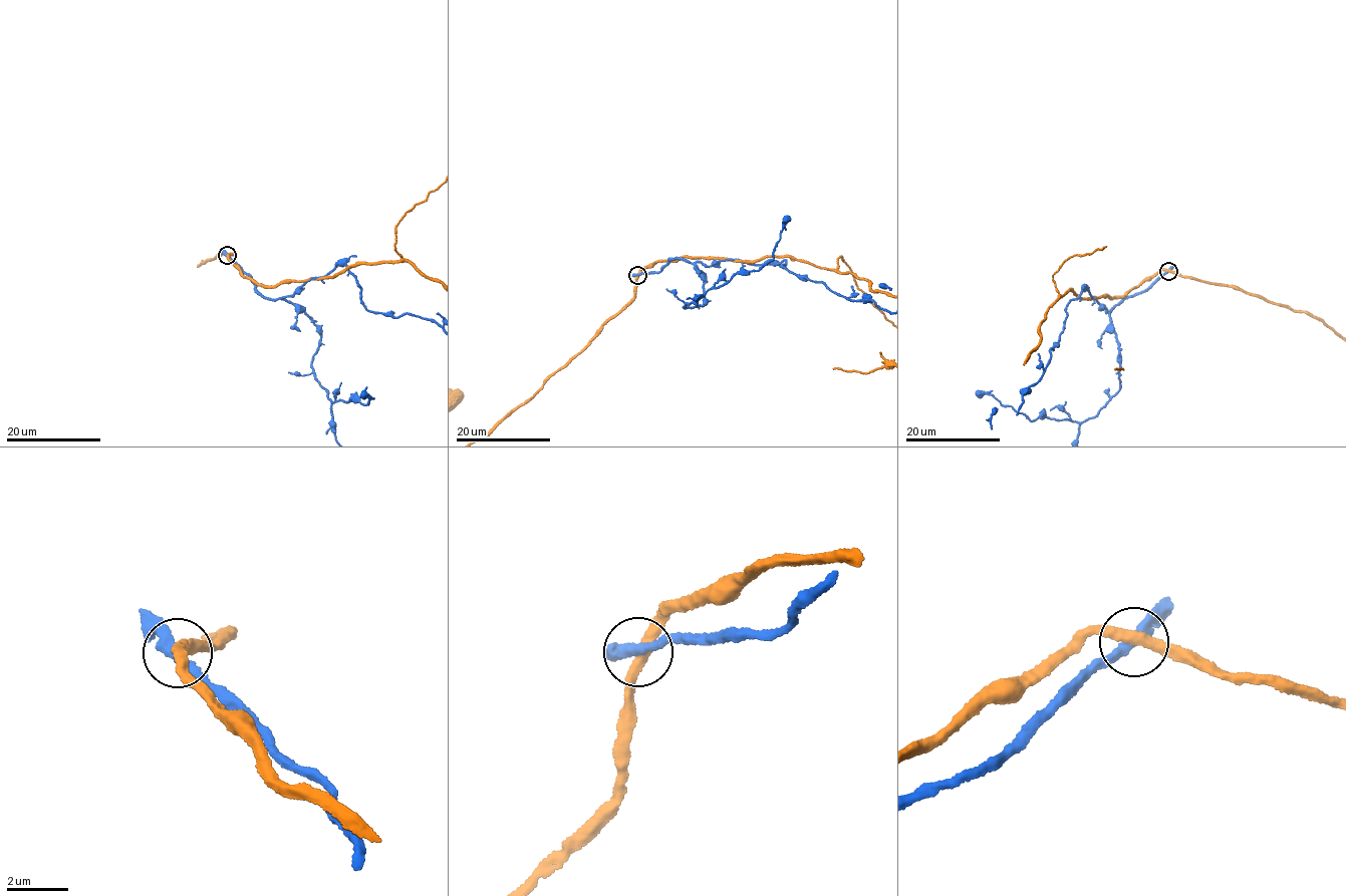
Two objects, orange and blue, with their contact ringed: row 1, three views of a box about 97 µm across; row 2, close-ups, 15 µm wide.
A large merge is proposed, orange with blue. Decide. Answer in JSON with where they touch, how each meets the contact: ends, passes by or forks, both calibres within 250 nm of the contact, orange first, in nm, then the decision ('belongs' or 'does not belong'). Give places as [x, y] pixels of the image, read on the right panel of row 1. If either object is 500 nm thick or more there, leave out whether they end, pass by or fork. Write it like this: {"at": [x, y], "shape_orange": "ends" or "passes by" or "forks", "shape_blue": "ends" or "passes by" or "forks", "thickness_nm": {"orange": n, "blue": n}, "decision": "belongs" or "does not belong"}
{"at": [1168, 271], "shape_orange": "passes by", "shape_blue": "passes by", "thickness_nm": {"orange": 360, "blue": 360}, "decision": "does not belong"}

